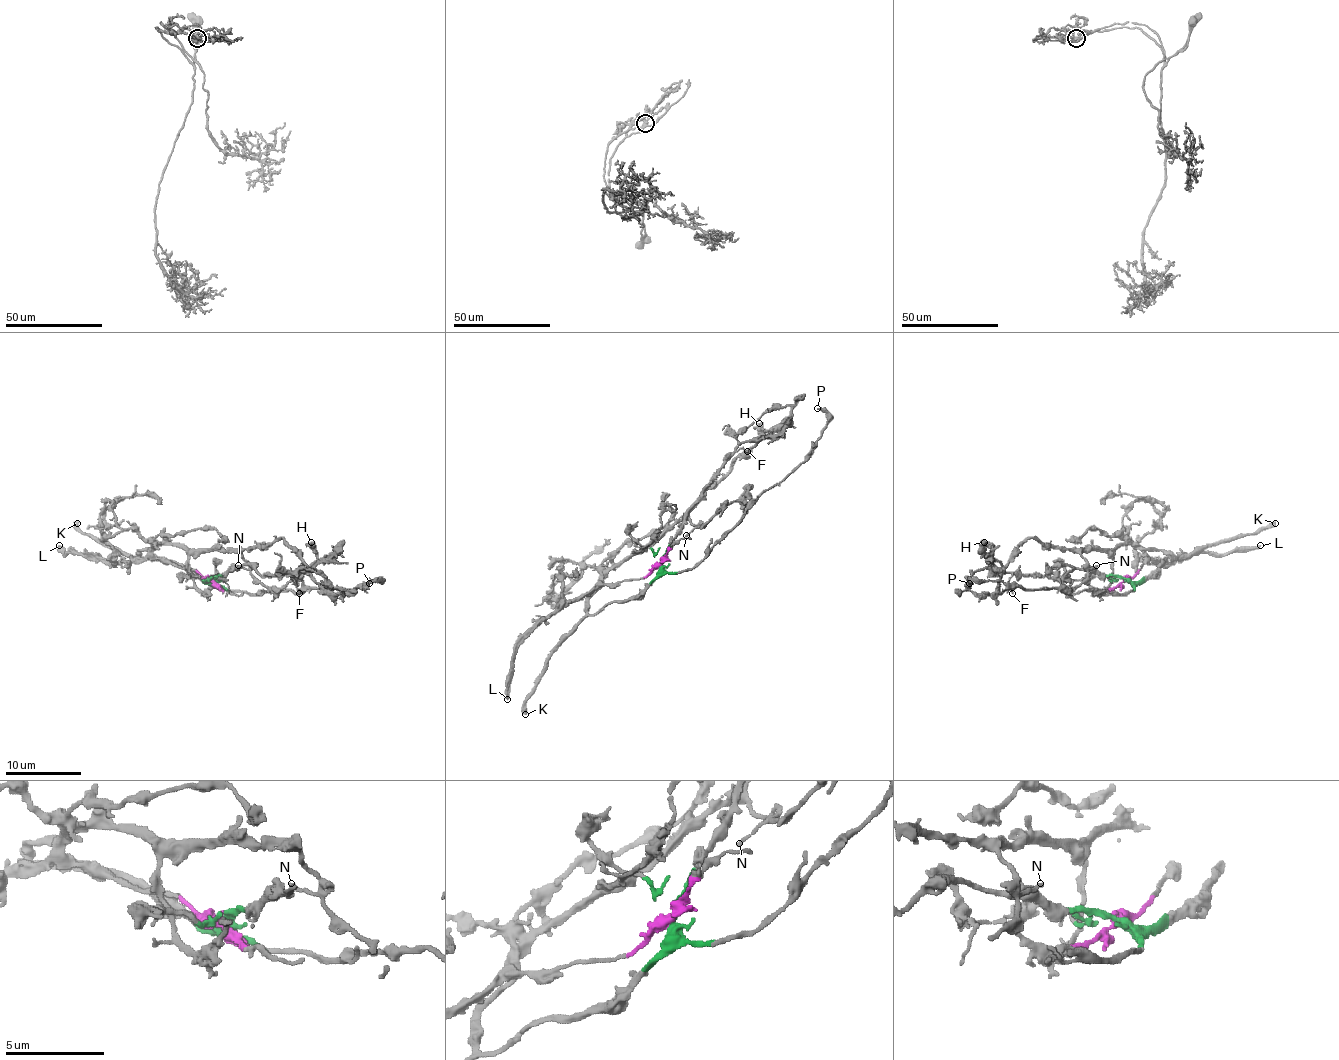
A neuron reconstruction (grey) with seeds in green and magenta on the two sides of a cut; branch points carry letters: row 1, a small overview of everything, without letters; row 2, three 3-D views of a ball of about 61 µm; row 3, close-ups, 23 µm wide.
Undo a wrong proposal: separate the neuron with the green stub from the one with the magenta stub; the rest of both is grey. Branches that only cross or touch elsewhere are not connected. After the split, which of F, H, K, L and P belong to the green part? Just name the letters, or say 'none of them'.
F, H, K, P

